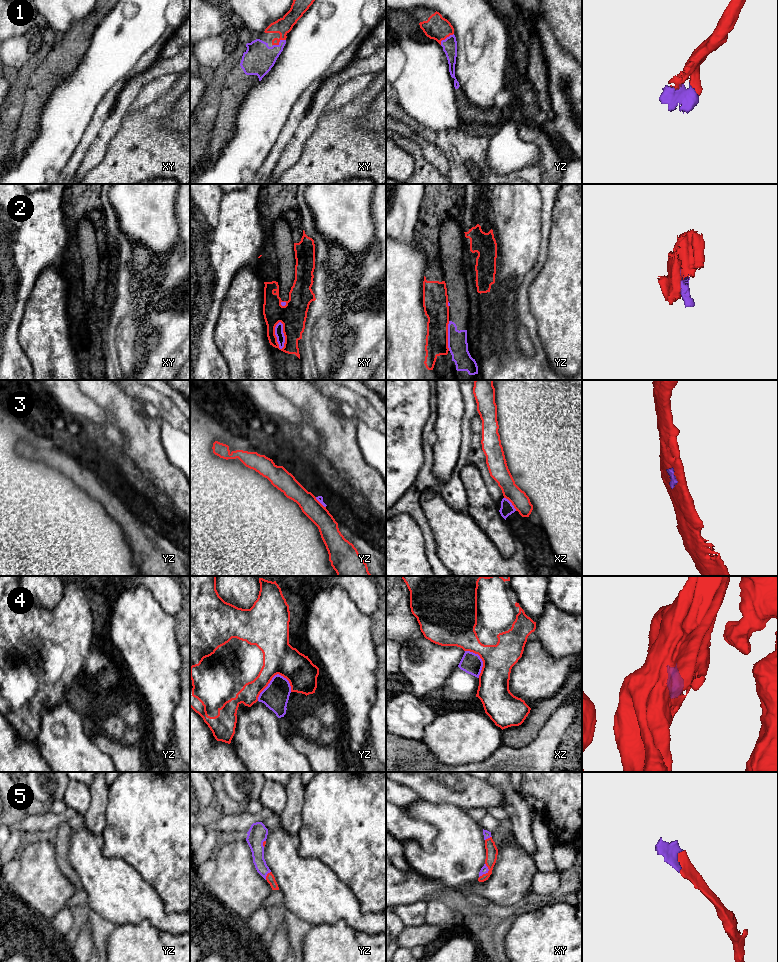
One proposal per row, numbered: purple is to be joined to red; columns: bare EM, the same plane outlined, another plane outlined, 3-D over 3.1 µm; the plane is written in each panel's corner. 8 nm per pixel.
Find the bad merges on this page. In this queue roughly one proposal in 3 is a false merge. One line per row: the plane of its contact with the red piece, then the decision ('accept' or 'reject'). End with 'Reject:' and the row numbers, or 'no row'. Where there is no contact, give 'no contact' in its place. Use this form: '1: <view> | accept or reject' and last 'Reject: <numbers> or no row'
1: yz | accept
2: xy | accept
3: xz | reject
4: yz | reject
5: xy | accept
Reject: 3, 4

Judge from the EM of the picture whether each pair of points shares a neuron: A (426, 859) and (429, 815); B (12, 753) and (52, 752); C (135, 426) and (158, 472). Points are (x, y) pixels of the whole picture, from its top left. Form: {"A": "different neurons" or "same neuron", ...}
{"A": "same neuron", "B": "different neurons", "C": "same neuron"}

